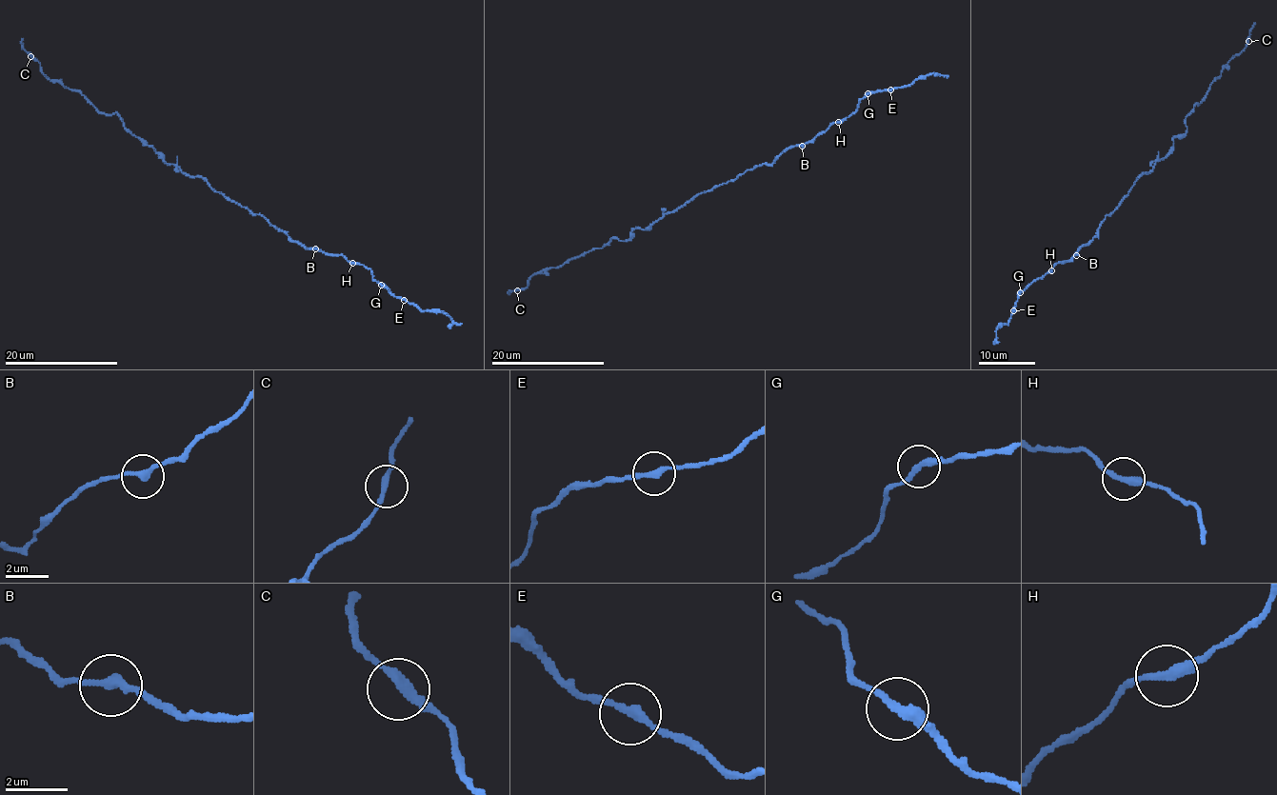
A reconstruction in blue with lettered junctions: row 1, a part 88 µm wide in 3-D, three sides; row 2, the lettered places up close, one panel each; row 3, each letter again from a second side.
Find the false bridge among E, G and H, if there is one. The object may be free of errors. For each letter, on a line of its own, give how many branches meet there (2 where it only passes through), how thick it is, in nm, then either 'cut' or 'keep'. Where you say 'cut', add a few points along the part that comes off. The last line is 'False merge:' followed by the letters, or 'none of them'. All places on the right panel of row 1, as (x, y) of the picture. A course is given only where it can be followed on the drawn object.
E: 2 | 240 nm | keep
G: 2 | 280 nm | keep
H: 2 | 280 nm | cut | (1052, 270), (1097, 235), (1142, 174), (1182, 137), (1186, 118), (1246, 47), (1255, 23)
False merge: H

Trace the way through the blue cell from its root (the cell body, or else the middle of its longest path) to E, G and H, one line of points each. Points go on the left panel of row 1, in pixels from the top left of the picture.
E: (229, 198), (264, 216), (306, 248), (318, 248), (364, 265), (375, 281), (404, 300)
G: (229, 198), (264, 216), (306, 248), (318, 248), (364, 265), (381, 285)
H: (229, 198), (252, 213), (264, 216), (272, 226), (306, 248), (342, 255), (352, 262)

